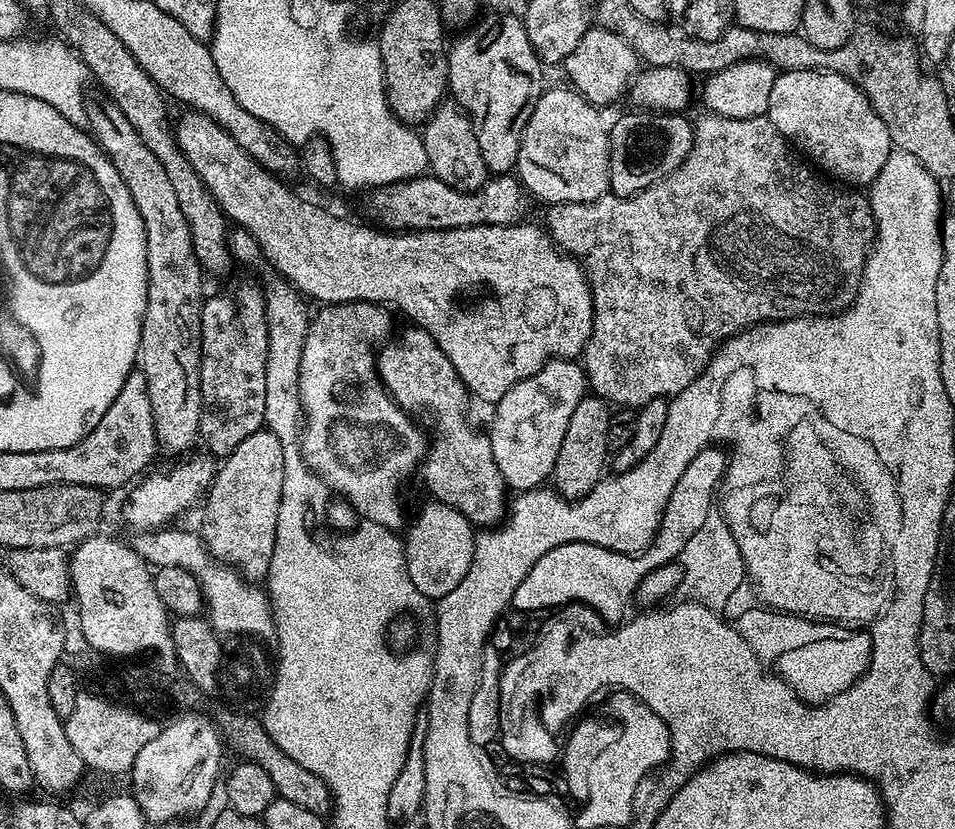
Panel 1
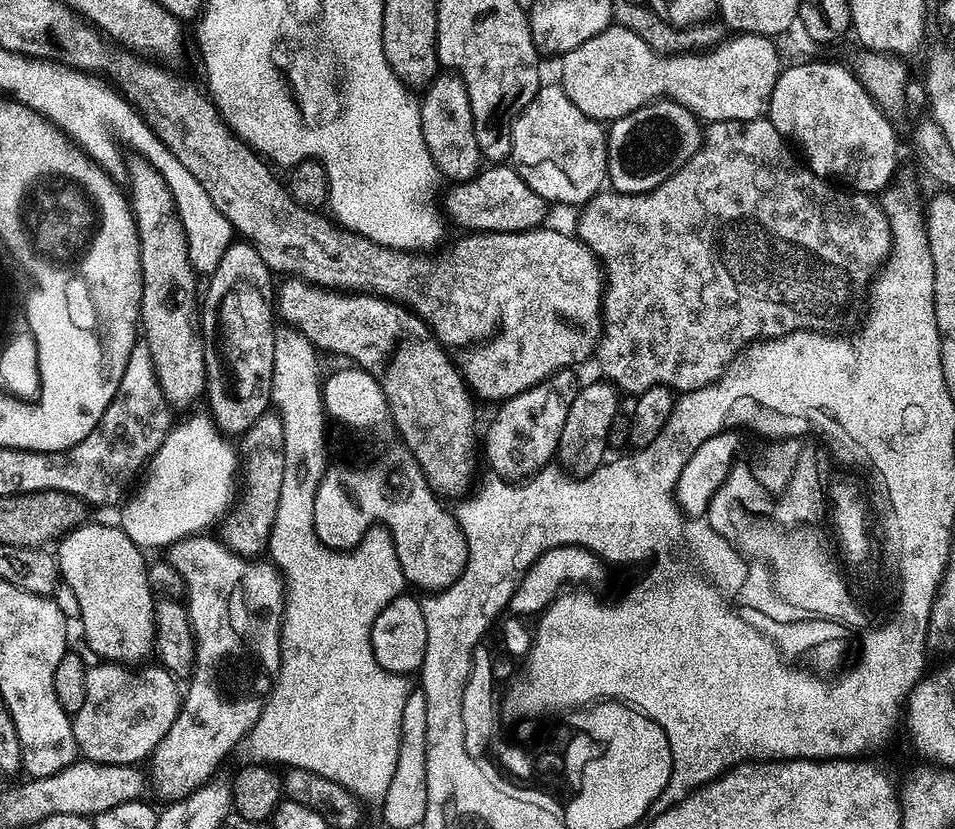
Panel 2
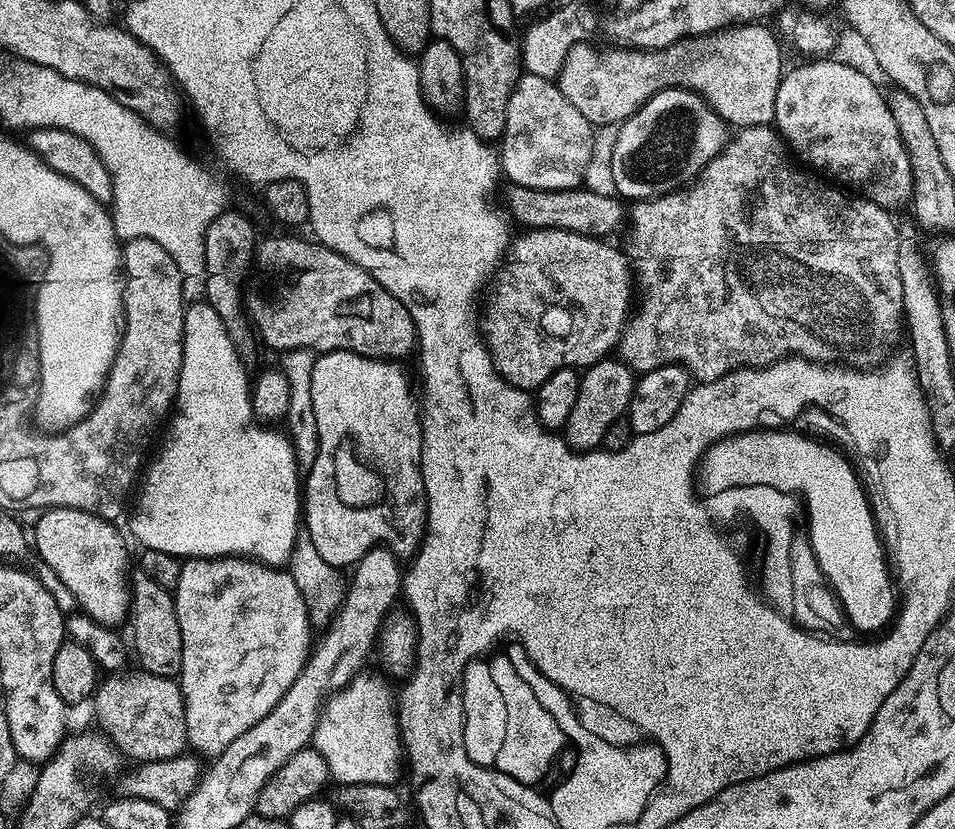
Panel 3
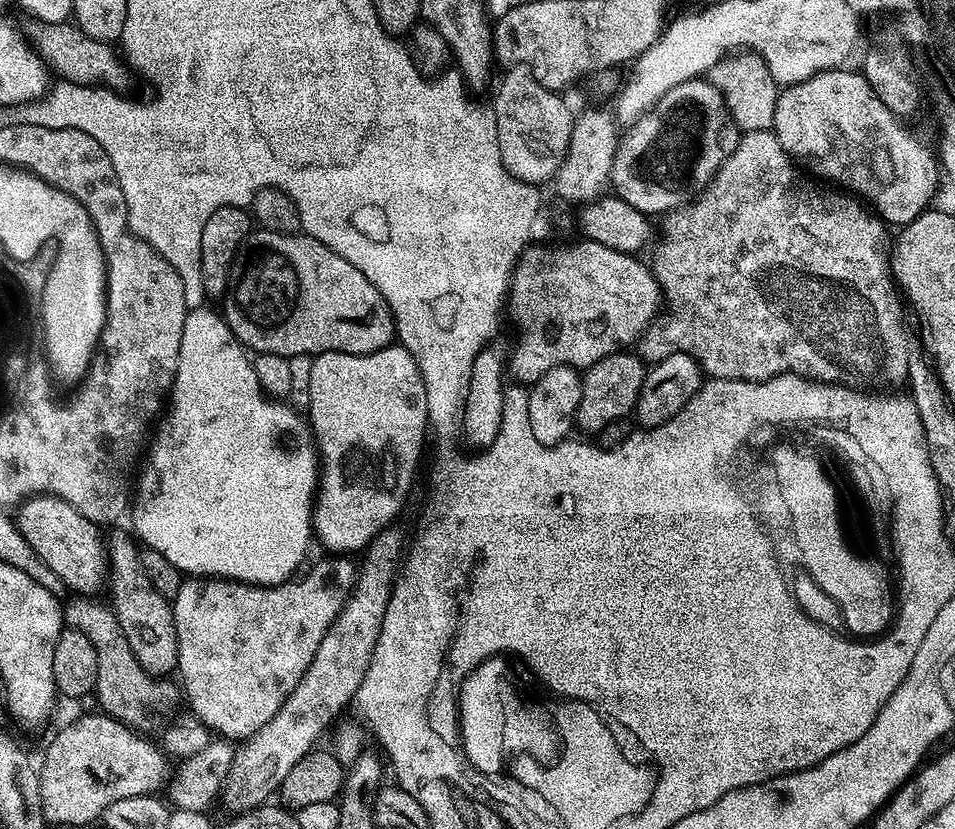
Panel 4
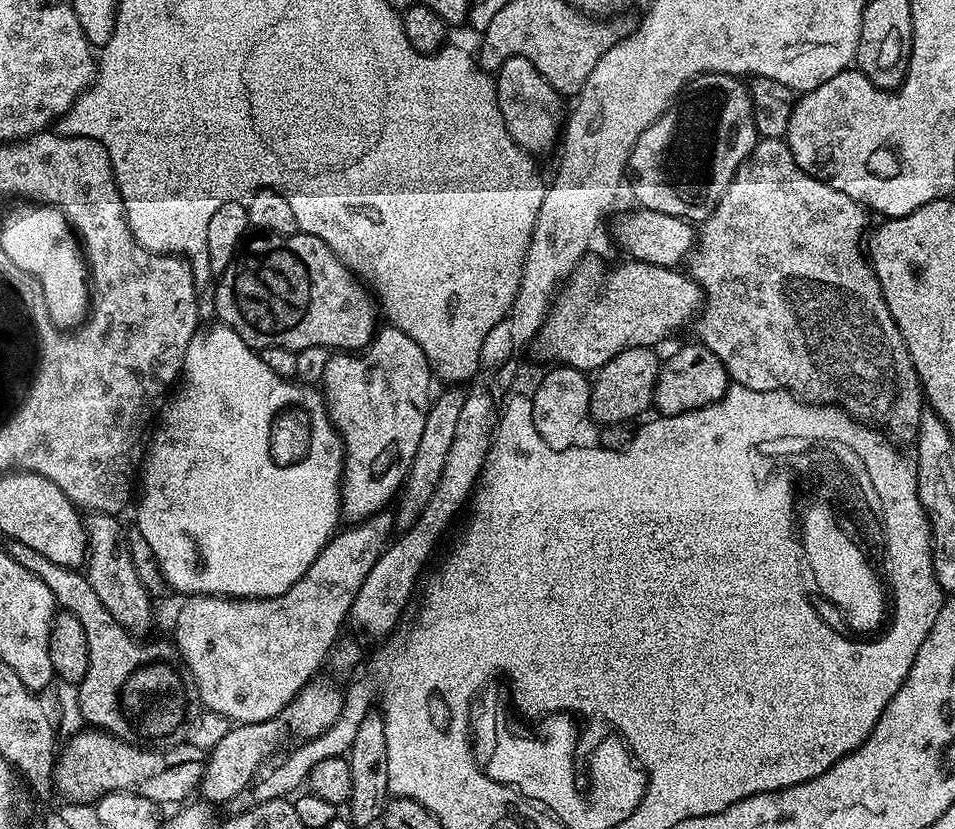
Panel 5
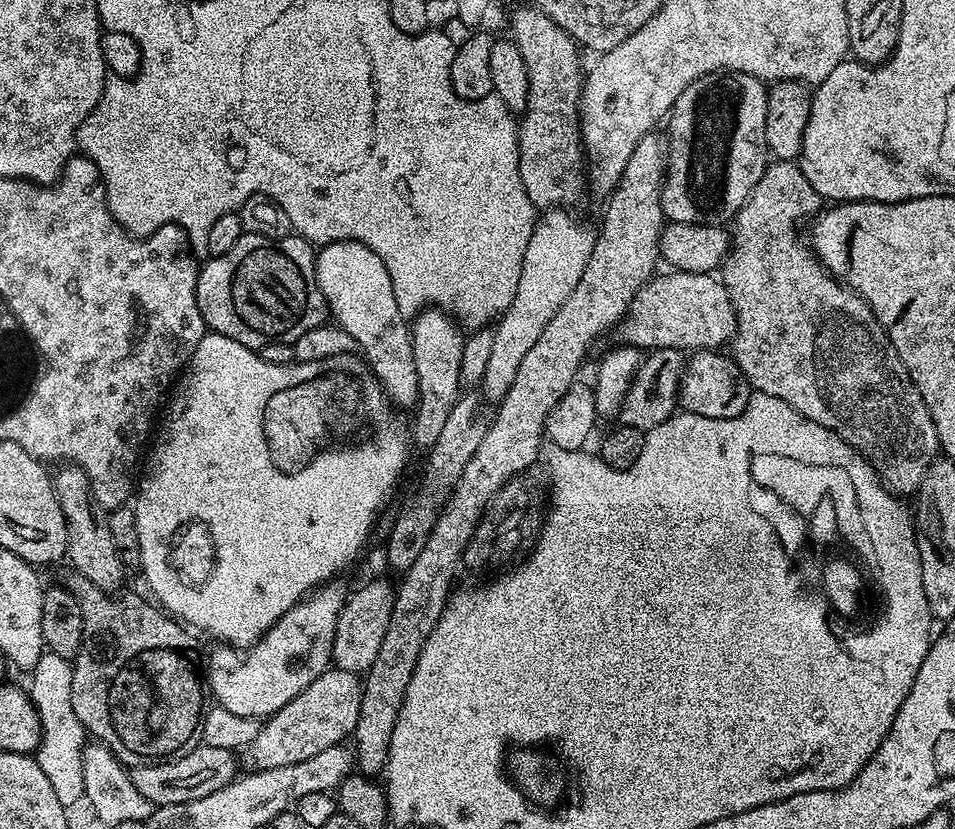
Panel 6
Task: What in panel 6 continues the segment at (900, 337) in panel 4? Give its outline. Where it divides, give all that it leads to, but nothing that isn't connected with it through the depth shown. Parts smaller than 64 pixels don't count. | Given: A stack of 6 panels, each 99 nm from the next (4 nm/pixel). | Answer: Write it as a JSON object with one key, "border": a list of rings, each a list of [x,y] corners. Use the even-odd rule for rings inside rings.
{"border":[[[773,159],[762,174],[760,181],[754,186],[754,190],[748,196],[748,200],[741,206],[739,212],[736,213],[734,223],[731,225],[733,228],[730,228],[728,255],[725,256],[722,265],[722,273],[724,272],[722,283],[724,289],[728,291],[732,308],[736,311],[736,331],[733,332],[730,341],[730,355],[755,391],[762,394],[770,394],[774,398],[782,398],[782,402],[786,402],[794,410],[798,410],[798,414],[810,418],[810,422],[818,422],[818,426],[838,434],[859,456],[864,457],[865,461],[870,465],[871,471],[879,477],[889,492],[893,494],[901,494],[900,492],[915,493],[920,487],[926,470],[932,464],[938,452],[936,427],[930,418],[926,402],[922,402],[922,394],[918,394],[918,390],[914,386],[914,382],[910,378],[910,374],[906,370],[898,350],[892,345],[887,334],[885,334],[884,327],[876,321],[876,315],[872,312],[871,306],[853,288],[845,286],[835,276],[831,275],[828,269],[810,251],[809,245],[805,241],[804,245],[796,237],[796,223],[803,216],[808,216],[807,218],[815,217],[821,211],[821,208],[822,198],[816,193],[814,186],[810,186],[806,174],[802,174],[799,163],[790,160]]]}

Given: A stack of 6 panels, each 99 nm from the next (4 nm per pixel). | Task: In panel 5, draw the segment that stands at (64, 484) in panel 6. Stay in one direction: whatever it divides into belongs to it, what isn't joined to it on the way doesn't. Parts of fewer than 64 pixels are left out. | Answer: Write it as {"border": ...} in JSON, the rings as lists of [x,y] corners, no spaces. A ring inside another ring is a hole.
{"border":[[[88,512],[83,517],[84,529],[88,535],[88,555],[86,575],[94,594],[102,598],[102,606],[130,633],[144,634],[152,628],[153,597],[149,596],[138,570],[134,570],[132,555],[128,549],[129,537],[124,536],[124,528],[111,512]]]}

